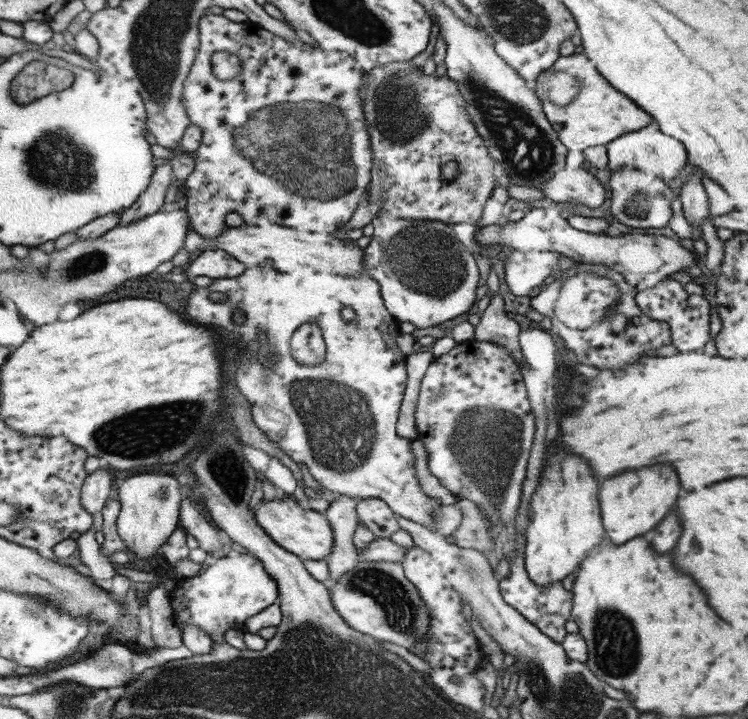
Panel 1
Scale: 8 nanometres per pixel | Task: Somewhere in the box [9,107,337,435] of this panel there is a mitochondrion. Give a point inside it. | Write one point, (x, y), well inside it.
(55, 162)

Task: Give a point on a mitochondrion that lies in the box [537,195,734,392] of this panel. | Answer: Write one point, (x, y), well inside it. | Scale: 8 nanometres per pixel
(595, 310)

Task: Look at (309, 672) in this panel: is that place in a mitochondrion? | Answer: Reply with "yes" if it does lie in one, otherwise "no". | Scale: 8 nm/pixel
yes

